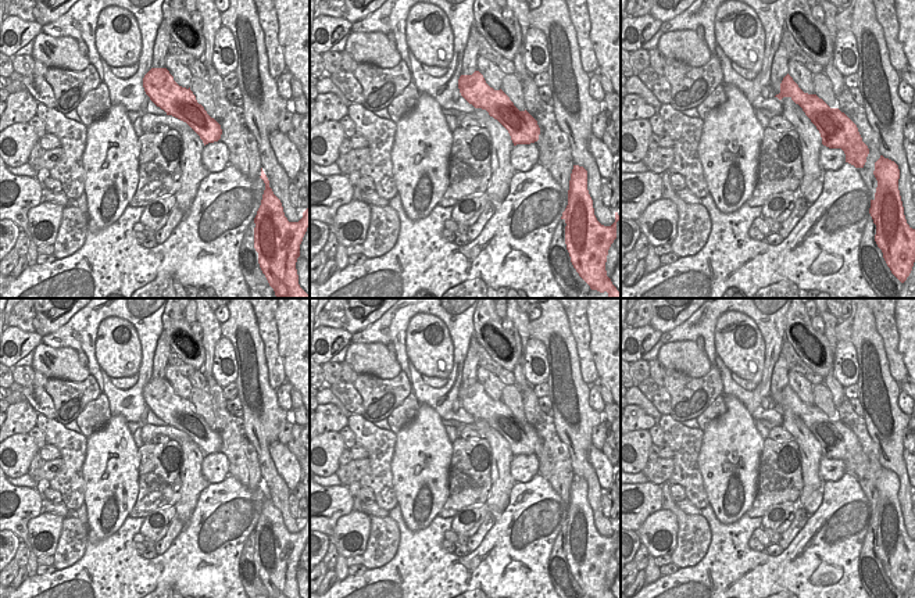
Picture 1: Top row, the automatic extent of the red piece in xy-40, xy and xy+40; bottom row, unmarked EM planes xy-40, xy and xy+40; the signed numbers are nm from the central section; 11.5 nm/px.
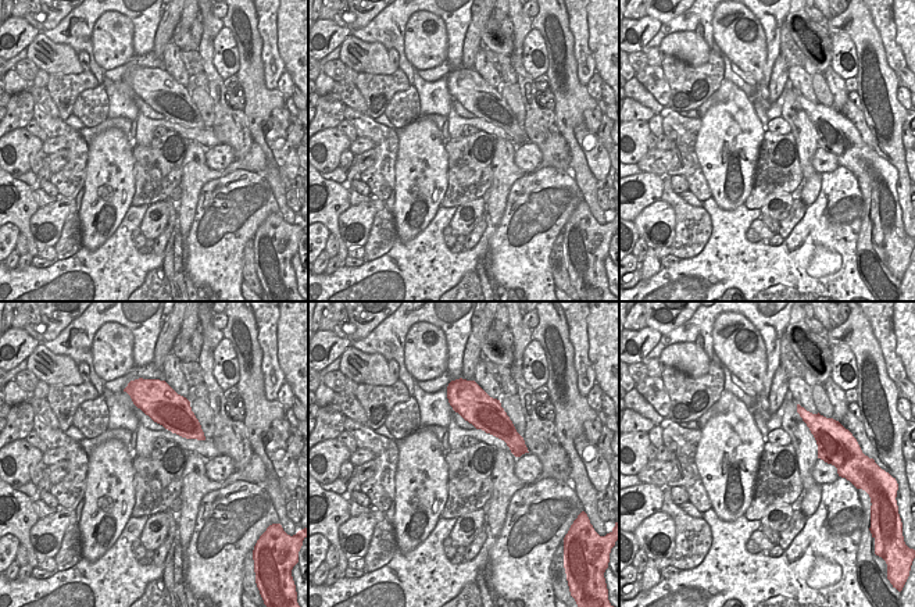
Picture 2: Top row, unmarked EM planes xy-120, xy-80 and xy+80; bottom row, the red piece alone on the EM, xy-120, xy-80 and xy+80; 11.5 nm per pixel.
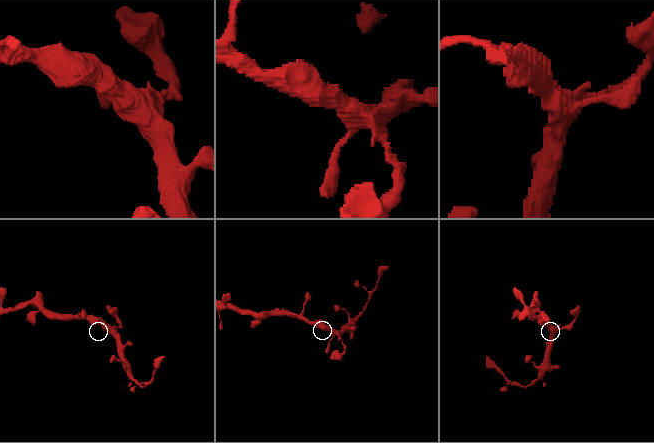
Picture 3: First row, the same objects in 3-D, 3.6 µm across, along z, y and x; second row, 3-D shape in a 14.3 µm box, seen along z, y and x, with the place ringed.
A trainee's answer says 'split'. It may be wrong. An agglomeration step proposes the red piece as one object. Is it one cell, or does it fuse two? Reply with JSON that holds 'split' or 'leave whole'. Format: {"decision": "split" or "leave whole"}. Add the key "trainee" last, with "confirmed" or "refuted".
{"decision": "leave whole", "trainee": "refuted"}

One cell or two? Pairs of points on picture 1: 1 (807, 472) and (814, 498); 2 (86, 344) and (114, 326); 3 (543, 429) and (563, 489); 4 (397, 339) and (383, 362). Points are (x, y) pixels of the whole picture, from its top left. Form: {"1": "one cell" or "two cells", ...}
{"1": "two cells", "2": "two cells", "3": "one cell", "4": "two cells"}

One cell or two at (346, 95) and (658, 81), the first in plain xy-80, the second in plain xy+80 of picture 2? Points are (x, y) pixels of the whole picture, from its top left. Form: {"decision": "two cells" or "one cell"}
{"decision": "one cell"}

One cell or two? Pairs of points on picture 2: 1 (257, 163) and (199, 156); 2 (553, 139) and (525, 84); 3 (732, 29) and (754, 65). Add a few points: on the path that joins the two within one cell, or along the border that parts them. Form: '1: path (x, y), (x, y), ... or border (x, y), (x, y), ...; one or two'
1: path (240, 164), (221, 174), (208, 172); one
2: path (539, 125), (529, 97); one
3: path (737, 38), (746, 46), (750, 57); one

